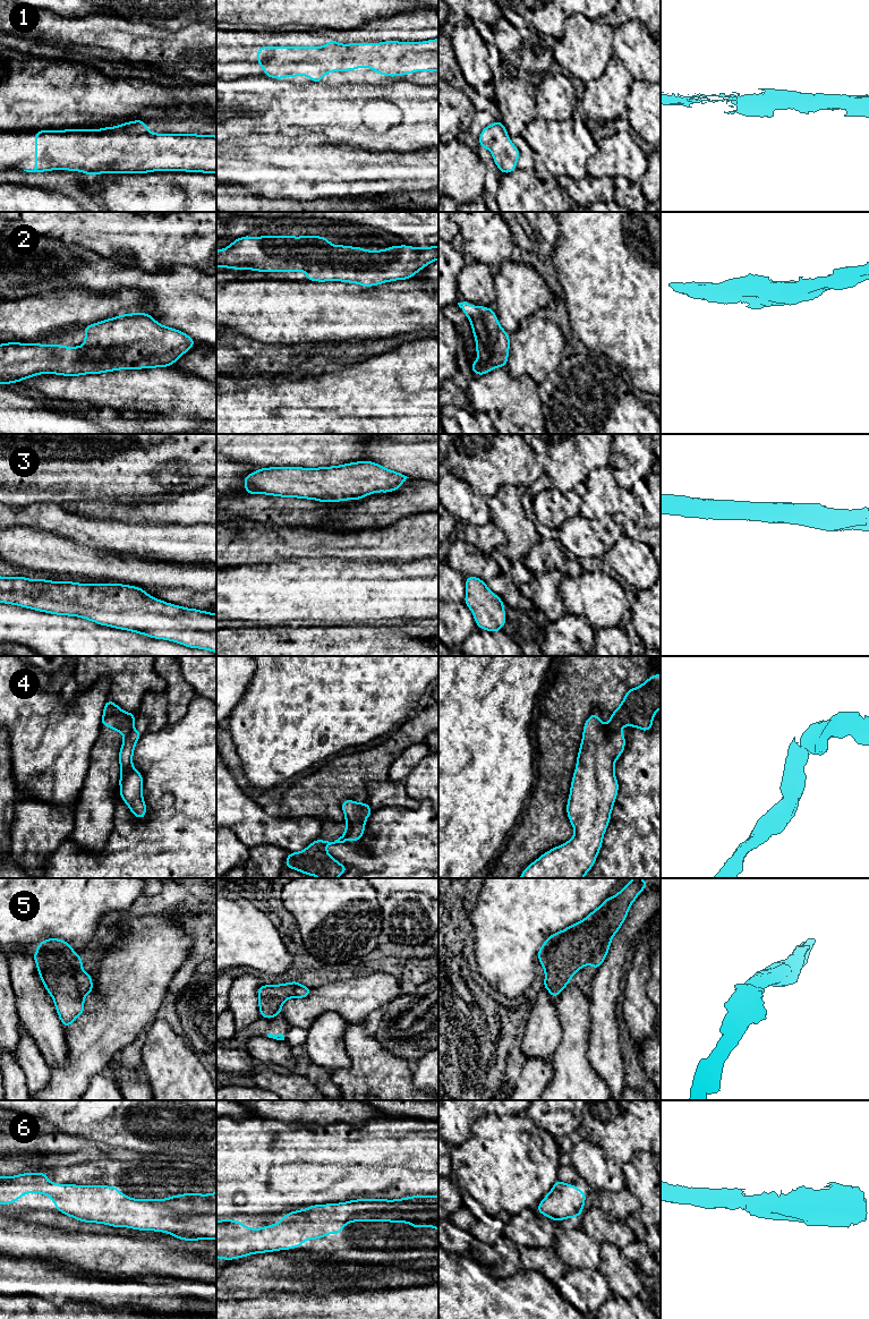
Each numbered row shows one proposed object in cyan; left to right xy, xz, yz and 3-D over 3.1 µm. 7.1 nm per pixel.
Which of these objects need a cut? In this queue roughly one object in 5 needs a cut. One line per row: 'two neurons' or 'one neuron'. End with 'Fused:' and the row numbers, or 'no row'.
1: one neuron
2: one neuron
3: one neuron
4: two neurons
5: one neuron
6: one neuron
Fused: 4

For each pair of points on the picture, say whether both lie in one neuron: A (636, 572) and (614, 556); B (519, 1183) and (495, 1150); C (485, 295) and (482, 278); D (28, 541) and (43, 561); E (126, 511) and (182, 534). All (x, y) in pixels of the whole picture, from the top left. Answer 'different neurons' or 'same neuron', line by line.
A: same neuron
B: same neuron
C: same neuron
D: same neuron
E: different neurons

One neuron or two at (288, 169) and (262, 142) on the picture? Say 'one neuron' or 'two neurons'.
two neurons

